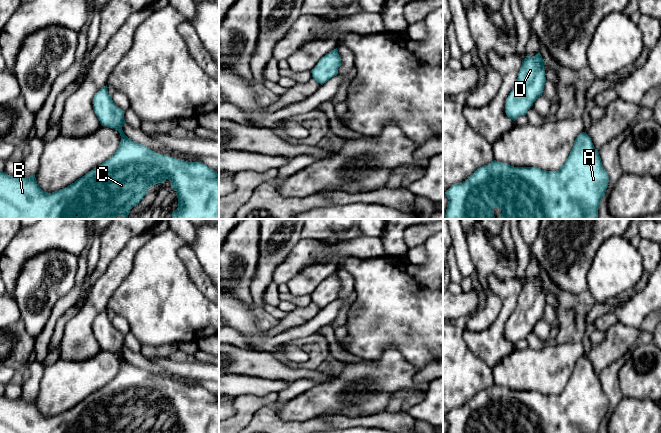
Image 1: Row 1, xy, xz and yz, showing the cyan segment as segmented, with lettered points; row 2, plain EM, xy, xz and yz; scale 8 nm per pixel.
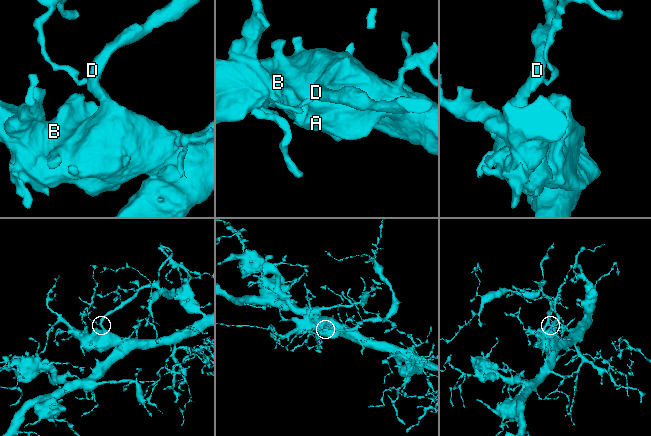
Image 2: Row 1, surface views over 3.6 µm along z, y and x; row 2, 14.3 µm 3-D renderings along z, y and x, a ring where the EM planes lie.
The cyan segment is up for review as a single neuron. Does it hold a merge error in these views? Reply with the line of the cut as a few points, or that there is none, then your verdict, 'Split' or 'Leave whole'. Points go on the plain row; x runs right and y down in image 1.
No split. Leave whole

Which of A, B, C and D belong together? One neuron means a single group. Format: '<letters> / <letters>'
A B C D

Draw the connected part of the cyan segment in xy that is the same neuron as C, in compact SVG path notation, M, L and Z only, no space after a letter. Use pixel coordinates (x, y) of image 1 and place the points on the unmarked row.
M107 309L94 319L93 328L93 334L101 349L114 352L120 357L121 366L116 376L74 407L52 417L44 416L38 410L35 398L30 401L22 397L11 400L0 395L0 433L132 433L140 427L149 411L164 407L166 403L171 406L171 412L176 415L177 433L219 433L219 398L217 395L201 386L187 386L161 379L128 362L122 354L125 347L124 335L113 326L112 320L108 318Z

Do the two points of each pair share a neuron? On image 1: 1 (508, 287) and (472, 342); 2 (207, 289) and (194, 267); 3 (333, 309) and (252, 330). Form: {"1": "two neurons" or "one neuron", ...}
{"1": "one neuron", "2": "one neuron", "3": "one neuron"}

